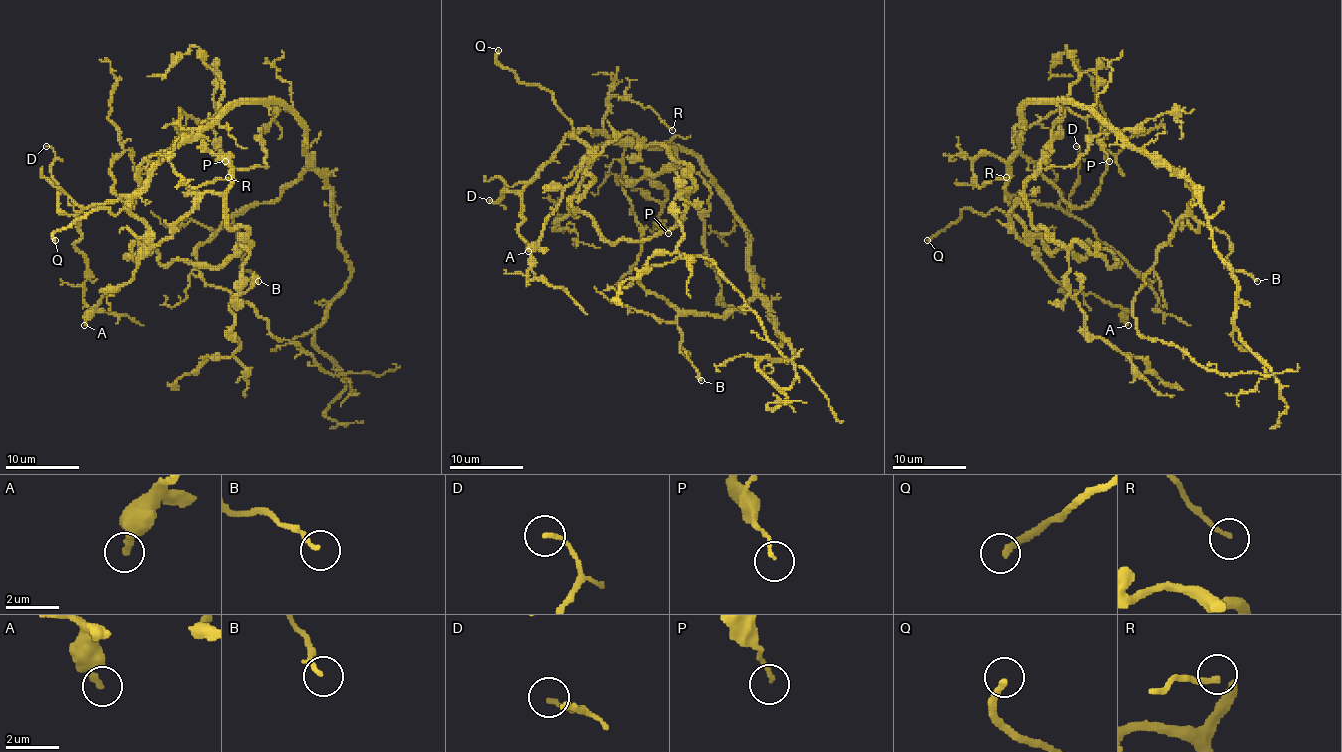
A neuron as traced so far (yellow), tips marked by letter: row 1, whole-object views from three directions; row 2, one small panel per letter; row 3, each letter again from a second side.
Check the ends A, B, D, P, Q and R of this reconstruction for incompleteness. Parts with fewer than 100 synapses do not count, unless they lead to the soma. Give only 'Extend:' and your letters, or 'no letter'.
Extend: Q

